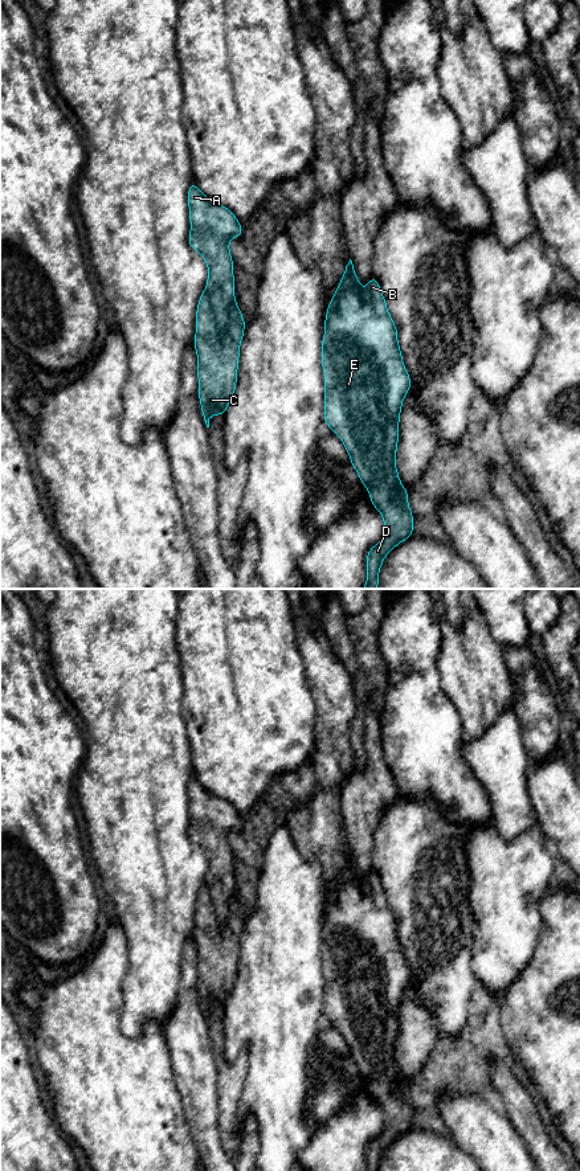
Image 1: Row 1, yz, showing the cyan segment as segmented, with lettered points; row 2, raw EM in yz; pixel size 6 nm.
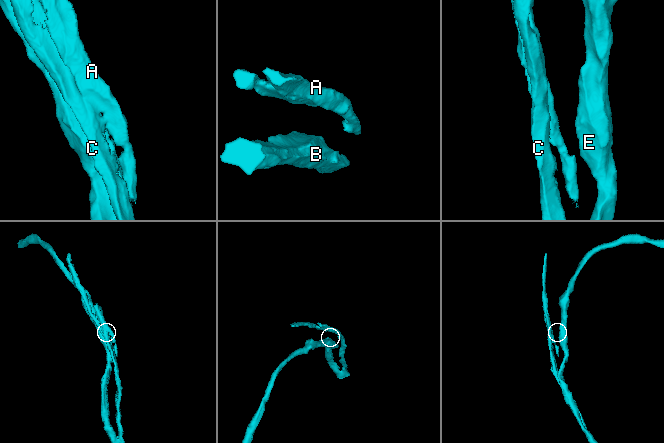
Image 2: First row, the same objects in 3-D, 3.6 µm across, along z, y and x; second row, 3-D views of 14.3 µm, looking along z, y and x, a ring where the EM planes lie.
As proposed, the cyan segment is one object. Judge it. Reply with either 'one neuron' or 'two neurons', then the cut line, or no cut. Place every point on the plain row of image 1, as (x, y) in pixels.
two neurons; cut in yz along (205, 883), (216, 917), (224, 925)

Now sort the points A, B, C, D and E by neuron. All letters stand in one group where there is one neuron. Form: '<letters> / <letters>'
A / B C D E

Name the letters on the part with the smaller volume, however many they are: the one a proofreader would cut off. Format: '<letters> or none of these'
A

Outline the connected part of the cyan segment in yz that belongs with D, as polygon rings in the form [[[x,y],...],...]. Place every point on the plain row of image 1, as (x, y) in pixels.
[[[351,852],[326,905],[322,959],[326,982],[323,1012],[342,1032],[362,1077],[369,1084],[371,1096],[384,1113],[381,1134],[367,1146],[367,1171],[379,1171],[385,1149],[413,1127],[409,1085],[400,1076],[395,1055],[400,1004],[412,974],[403,954],[397,921],[387,904],[379,875],[372,868],[364,887]]]

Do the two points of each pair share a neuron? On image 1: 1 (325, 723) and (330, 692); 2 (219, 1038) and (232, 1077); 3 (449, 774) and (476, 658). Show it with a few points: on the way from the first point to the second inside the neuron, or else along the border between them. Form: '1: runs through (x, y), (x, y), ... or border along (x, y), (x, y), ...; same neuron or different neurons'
1: runs through (330, 715), (330, 700); same neuron
2: runs through (219, 1047), (224, 1068); same neuron
3: border along (446, 692), (462, 724), (462, 740); different neurons

